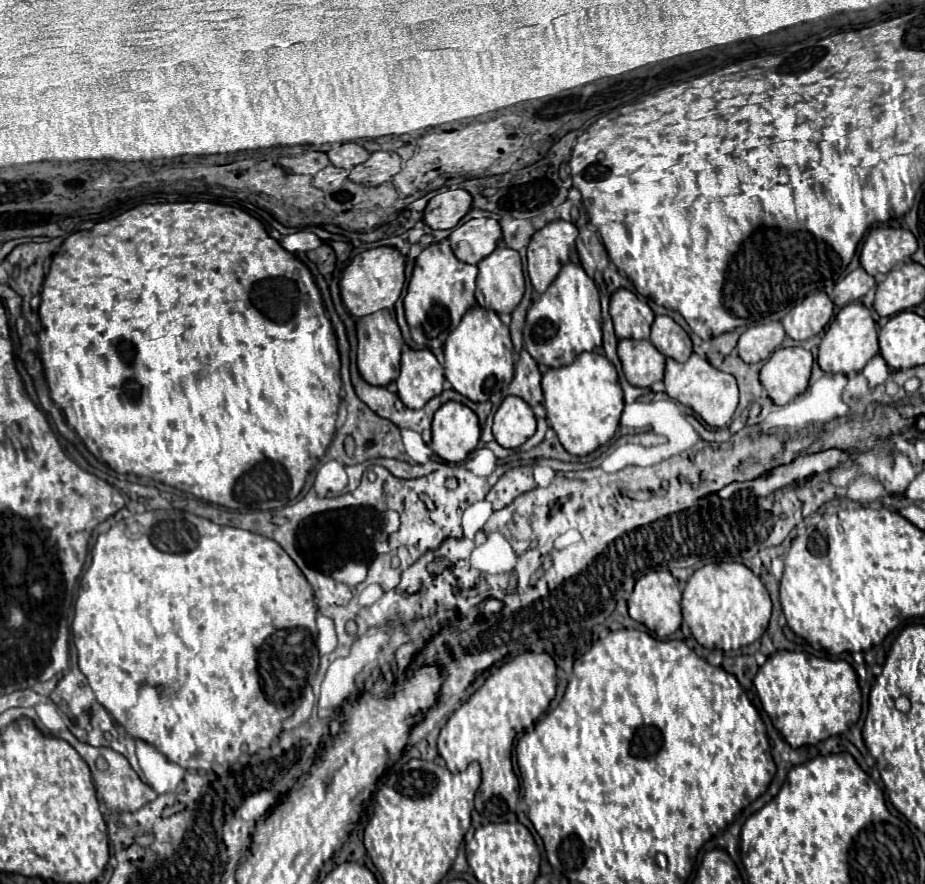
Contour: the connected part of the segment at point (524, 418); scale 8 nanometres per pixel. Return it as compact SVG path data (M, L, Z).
M507 397L493 417L495 441L505 449L517 449L535 435L535 415L521 397Z

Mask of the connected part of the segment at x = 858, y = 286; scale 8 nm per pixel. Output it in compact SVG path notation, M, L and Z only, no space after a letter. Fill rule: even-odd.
M865 269L851 271L843 281L839 281L831 293L831 301L837 307L845 307L853 301L859 301L869 289L875 287L875 279L865 273Z

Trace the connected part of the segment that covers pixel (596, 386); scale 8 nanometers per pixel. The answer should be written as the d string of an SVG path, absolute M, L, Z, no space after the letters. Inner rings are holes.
M581 353L571 365L549 369L541 379L541 389L549 427L571 455L591 455L615 435L623 413L623 389L613 363L605 355Z

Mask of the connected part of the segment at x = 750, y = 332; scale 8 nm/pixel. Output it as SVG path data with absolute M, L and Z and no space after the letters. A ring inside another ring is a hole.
M779 321L767 323L767 325L757 325L749 327L737 343L739 357L745 363L761 363L769 359L769 355L781 347L785 339L785 329Z

